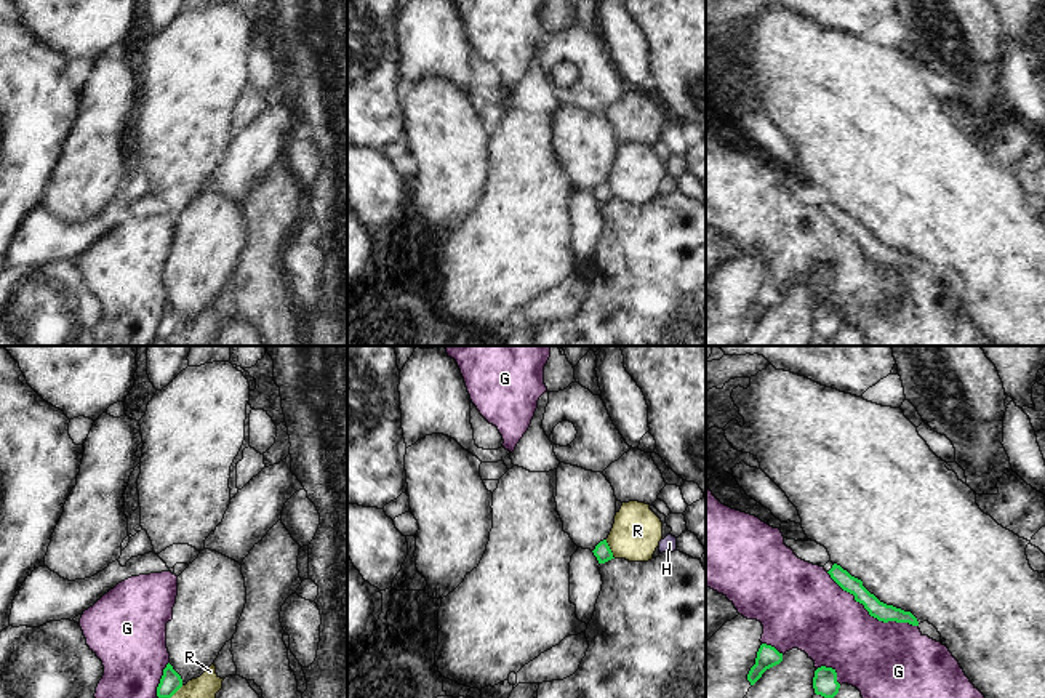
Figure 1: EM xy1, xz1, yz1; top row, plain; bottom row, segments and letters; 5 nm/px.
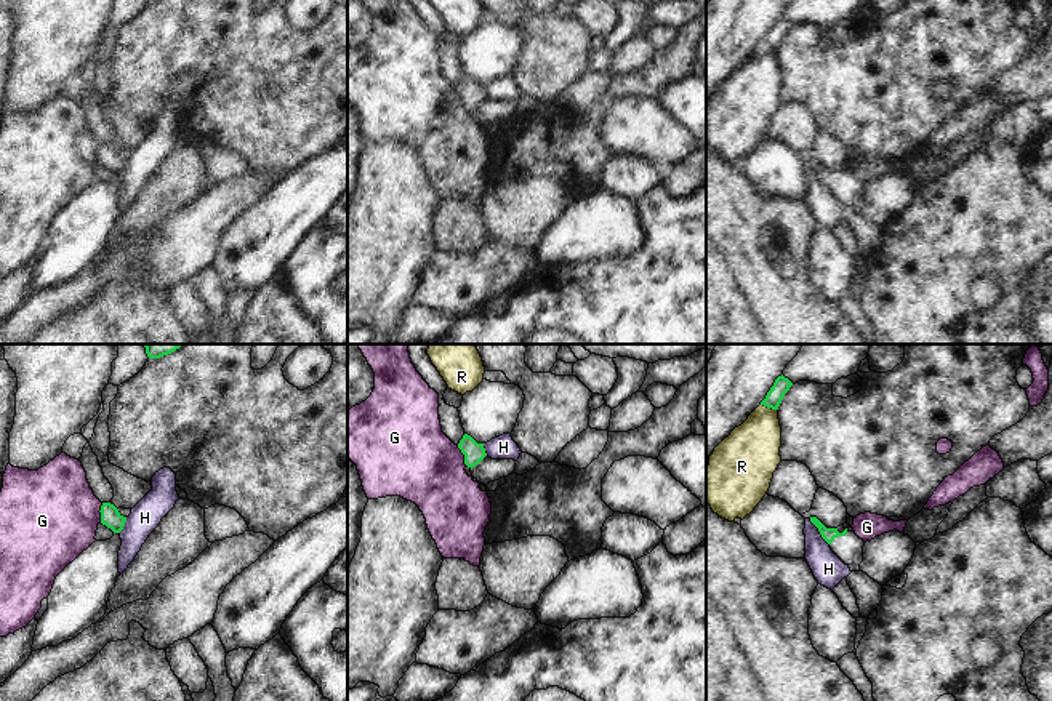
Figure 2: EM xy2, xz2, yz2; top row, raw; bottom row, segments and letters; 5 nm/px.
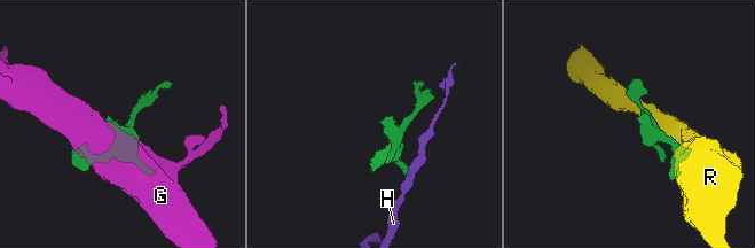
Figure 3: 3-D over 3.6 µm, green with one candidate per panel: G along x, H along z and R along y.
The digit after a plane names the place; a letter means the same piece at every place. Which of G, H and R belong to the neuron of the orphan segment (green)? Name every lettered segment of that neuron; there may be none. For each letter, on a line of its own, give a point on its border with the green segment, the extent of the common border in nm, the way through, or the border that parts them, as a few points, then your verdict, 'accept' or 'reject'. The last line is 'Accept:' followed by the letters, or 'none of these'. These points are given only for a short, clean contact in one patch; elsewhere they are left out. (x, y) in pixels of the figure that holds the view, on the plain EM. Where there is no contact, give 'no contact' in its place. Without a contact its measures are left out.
G: contact yz1 (871, 256); length 550 nm; reject
H: contact yz2 (819, 172); length 170 nm; border yz2 (809, 160), (828, 186); reject
R: contact xz1 (610, 191); length 110 nm; reject
Accept: none of these

